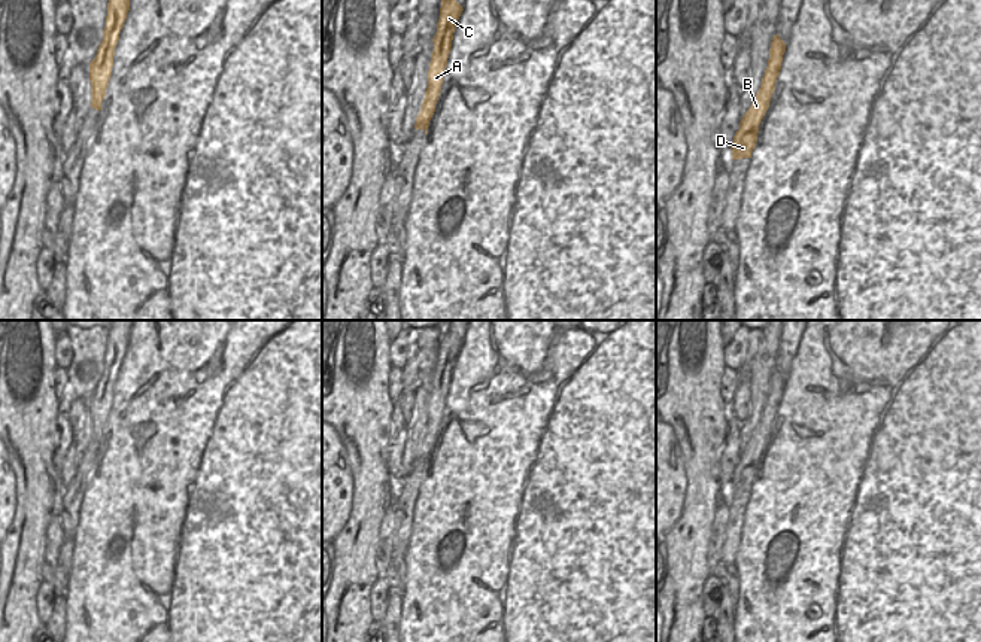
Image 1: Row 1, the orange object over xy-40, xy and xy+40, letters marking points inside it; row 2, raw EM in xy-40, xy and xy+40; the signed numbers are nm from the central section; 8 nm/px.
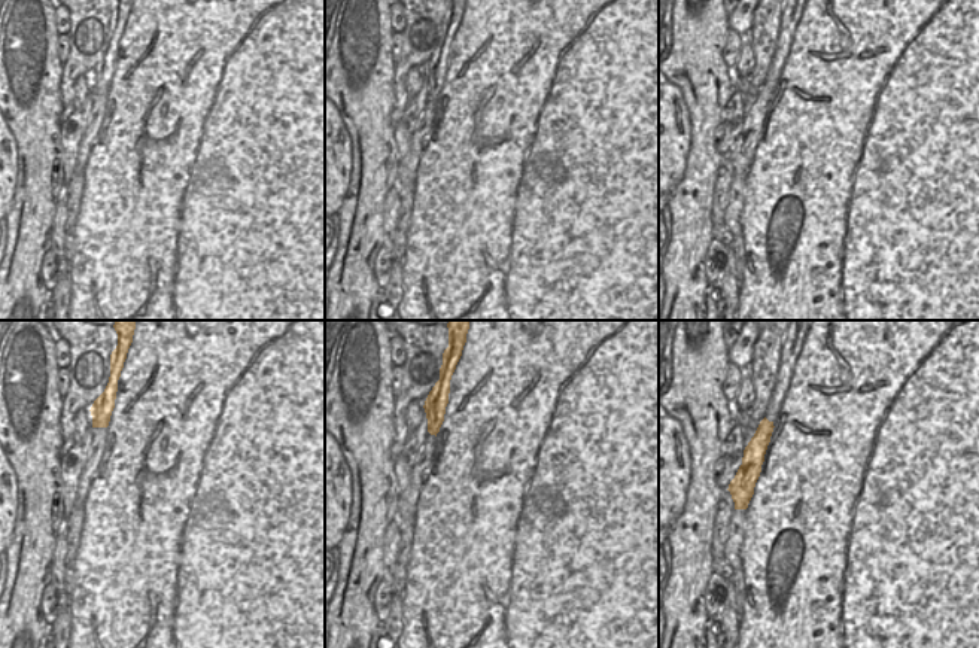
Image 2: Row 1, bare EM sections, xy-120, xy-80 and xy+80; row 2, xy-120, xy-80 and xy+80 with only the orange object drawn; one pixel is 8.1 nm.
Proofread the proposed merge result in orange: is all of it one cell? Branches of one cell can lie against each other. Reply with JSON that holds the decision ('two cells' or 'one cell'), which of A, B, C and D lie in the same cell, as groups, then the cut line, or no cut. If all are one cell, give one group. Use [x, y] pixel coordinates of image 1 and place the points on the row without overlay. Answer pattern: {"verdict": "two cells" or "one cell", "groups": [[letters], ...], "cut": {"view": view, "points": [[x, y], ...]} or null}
{"verdict": "one cell", "groups": [["A", "B", "C", "D"]], "cut": null}

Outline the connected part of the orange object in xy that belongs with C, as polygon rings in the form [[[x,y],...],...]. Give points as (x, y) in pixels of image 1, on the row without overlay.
[[[449,320],[441,326],[440,353],[437,356],[437,366],[432,372],[434,384],[431,387],[431,396],[428,404],[428,420],[422,442],[416,451],[414,462],[423,463],[428,468],[429,454],[435,445],[435,438],[440,430],[443,411],[446,408],[446,399],[449,386],[452,383],[453,366],[458,359],[458,353],[462,347],[462,340],[449,331]]]

